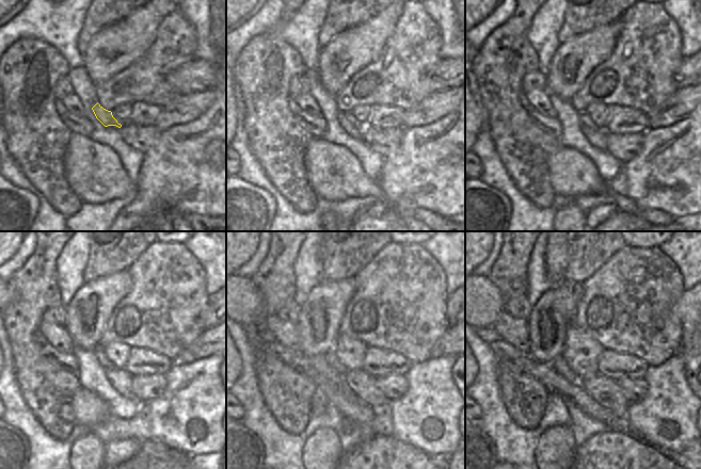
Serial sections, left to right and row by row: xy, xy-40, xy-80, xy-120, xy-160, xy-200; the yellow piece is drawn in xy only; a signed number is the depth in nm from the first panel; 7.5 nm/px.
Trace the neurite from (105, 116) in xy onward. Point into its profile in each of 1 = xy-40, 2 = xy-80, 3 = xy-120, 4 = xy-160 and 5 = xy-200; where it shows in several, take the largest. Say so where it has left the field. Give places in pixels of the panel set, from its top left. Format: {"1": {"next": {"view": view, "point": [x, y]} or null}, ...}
{"1": {"next": {"view": "xy-40", "point": [347, 122]}}, "2": {"next": {"view": "xy-80", "point": [595, 135]}}, "3": {"next": {"view": "xy-120", "point": [120, 378]}}, "4": {"next": {"view": "xy-160", "point": [361, 384]}}, "5": {"next": {"view": "xy-200", "point": [605, 391]}}}

